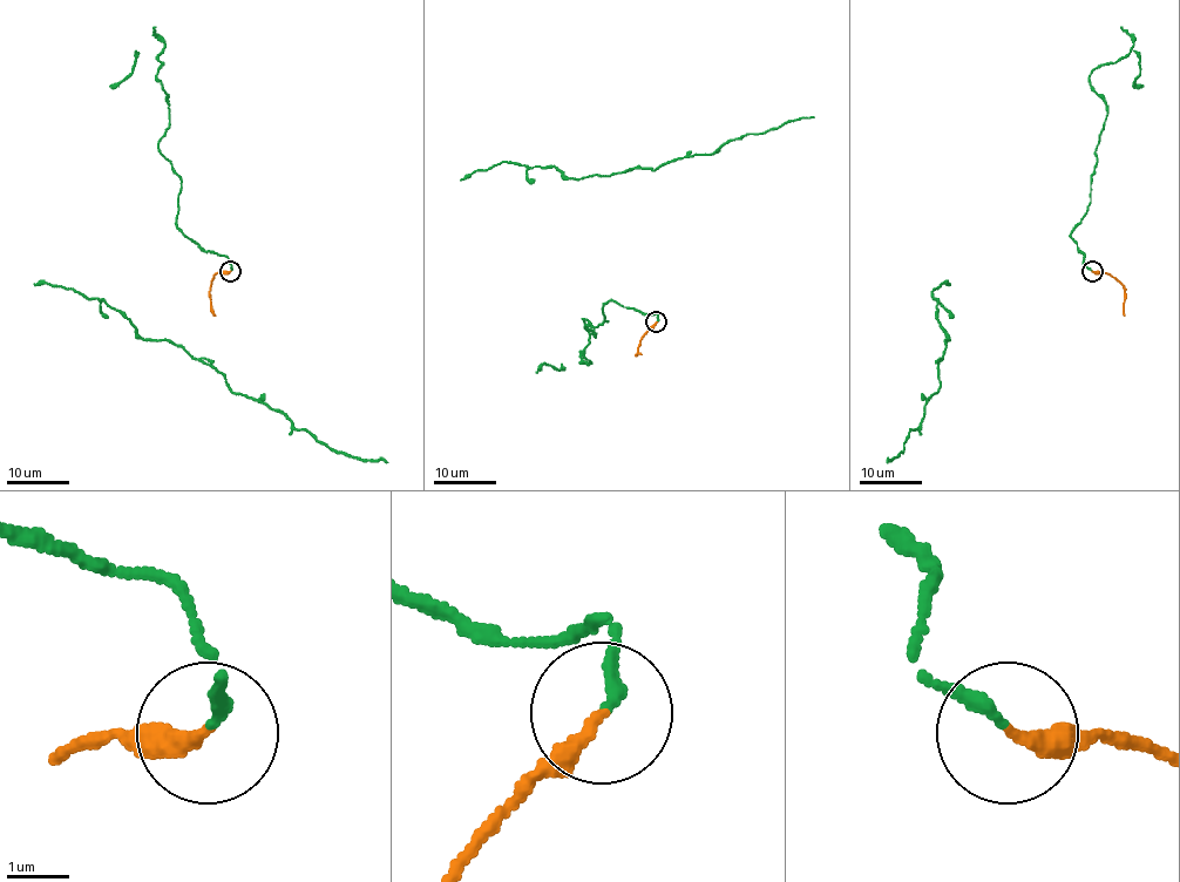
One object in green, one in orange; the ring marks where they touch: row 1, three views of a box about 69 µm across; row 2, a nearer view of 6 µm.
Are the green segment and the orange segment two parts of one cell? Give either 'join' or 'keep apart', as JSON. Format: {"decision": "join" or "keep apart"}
{"decision": "join"}

